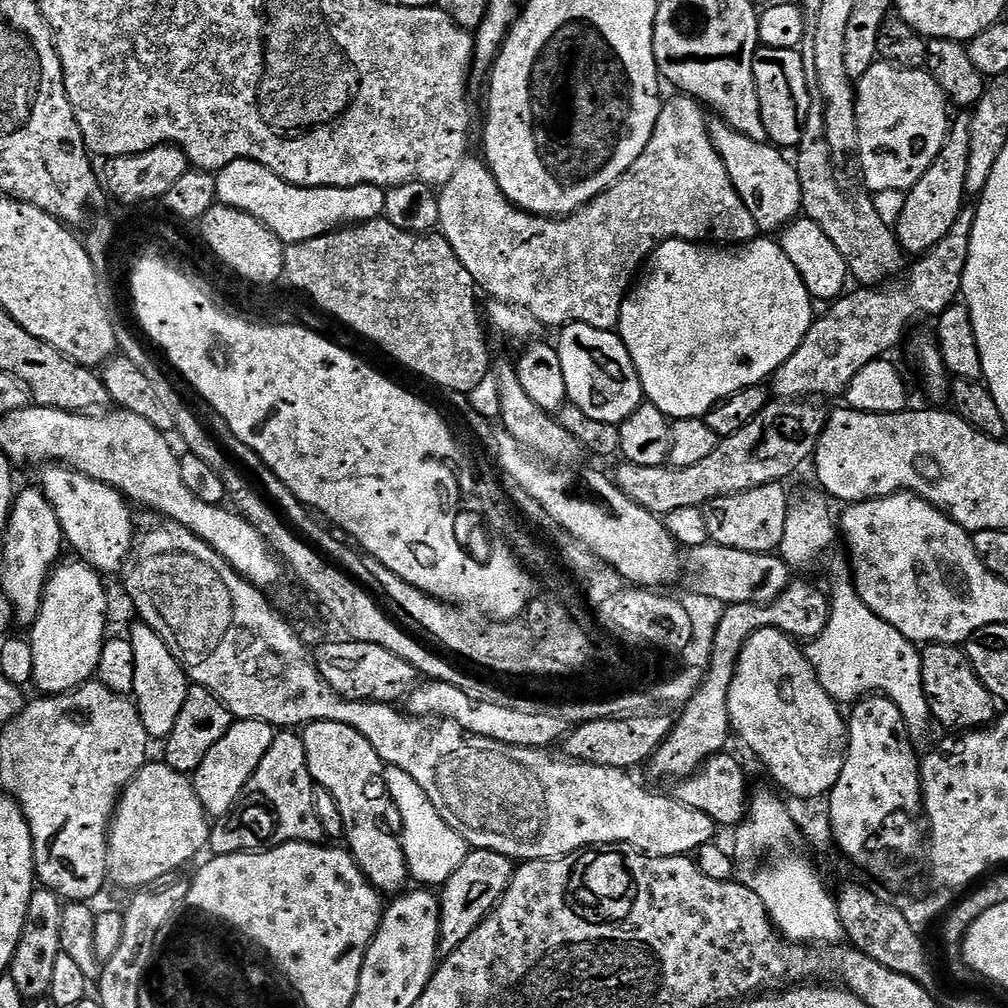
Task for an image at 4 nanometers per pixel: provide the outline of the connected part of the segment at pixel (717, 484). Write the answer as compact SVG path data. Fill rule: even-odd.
M780 398L768 403L753 420L742 426L742 430L738 430L738 434L723 437L716 448L710 450L702 462L694 462L694 466L655 468L620 462L614 471L616 485L622 494L638 502L638 506L662 518L670 514L670 510L685 506L703 508L719 496L787 481L787 476L794 475L807 460L809 463L815 457L820 435L828 420L828 412L816 404L819 403L808 398Z

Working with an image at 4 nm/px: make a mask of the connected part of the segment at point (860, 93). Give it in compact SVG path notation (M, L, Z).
M877 62L855 81L863 187L869 193L907 193L930 170L948 137L950 101L932 73L918 68L897 68Z

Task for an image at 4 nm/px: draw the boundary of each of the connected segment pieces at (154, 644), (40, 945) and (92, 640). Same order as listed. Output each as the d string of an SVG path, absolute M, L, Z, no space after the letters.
M136 622L130 639L134 646L134 703L149 737L160 742L168 737L170 730L174 730L174 722L178 722L178 714L182 714L182 702L186 702L190 681L184 665L169 650L168 643L148 624Z
M45 887L33 891L30 906L26 910L26 922L22 926L22 934L18 946L14 950L10 969L14 986L18 986L18 994L26 1002L48 996L50 974L53 972L56 959L60 957L61 953L63 913L64 904L61 897L57 896L55 892Z
M72 558L69 564L57 563L48 577L48 584L44 587L44 597L36 623L31 625L30 643L33 648L33 685L41 689L41 693L50 696L60 696L63 692L73 692L75 688L89 683L98 670L98 662L102 658L102 650L108 628L108 620L104 615L108 612L108 592L104 589L101 573L91 564L80 558Z

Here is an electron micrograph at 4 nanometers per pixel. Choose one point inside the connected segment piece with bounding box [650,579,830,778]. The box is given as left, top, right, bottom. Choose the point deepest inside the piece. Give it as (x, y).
(702, 731)

